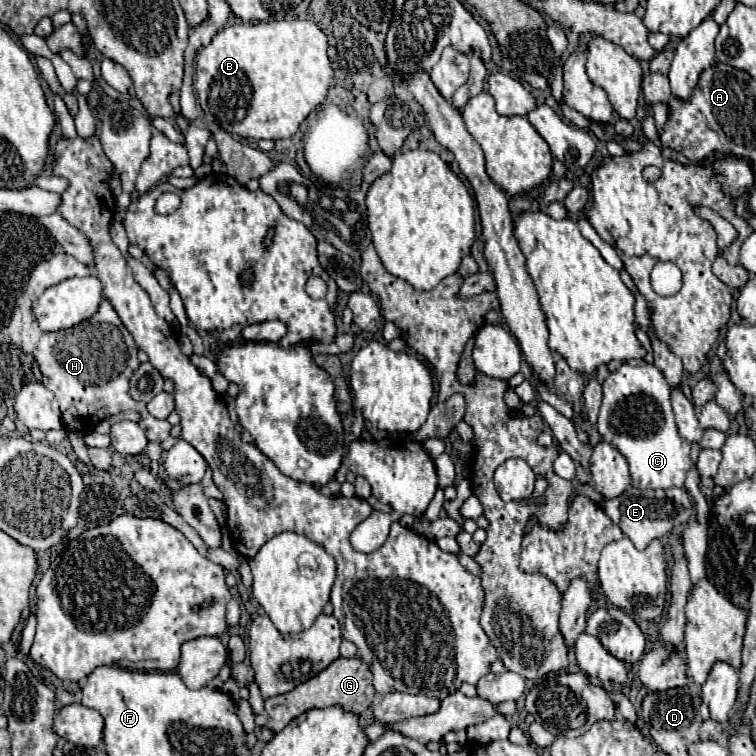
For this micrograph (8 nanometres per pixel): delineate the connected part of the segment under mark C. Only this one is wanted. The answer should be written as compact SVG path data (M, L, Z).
M623 362L619 370L609 374L603 382L603 404L597 430L605 442L613 444L627 458L633 480L631 484L635 488L665 490L671 486L683 486L685 474L691 468L691 444L679 438L671 410L671 390L653 364L633 366Z

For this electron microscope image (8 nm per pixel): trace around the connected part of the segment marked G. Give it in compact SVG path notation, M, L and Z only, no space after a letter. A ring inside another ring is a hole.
M337 658L327 670L317 674L315 678L299 684L295 690L287 694L279 694L273 698L265 700L265 714L267 714L267 728L273 730L275 734L281 732L293 718L305 714L307 710L313 708L331 708L331 706L341 706L345 712L351 714L361 714L365 712L375 698L375 690L371 684L371 670L363 664L361 658Z

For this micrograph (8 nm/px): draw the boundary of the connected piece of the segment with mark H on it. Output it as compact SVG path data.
M103 300L95 316L73 328L41 334L33 356L43 374L45 388L49 388L59 400L67 430L89 432L103 418L125 410L137 410L141 414L139 426L147 432L149 440L163 442L169 436L171 424L167 420L153 418L143 402L135 402L129 396L129 378L133 370L139 368L137 346L111 302Z

